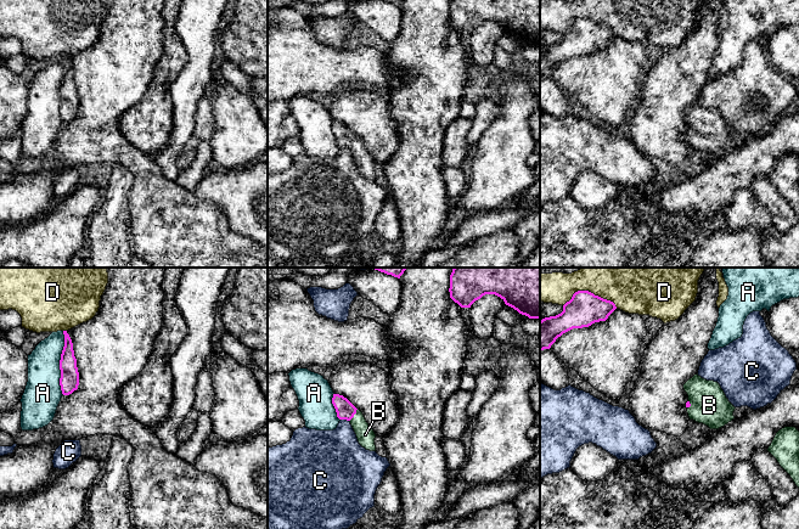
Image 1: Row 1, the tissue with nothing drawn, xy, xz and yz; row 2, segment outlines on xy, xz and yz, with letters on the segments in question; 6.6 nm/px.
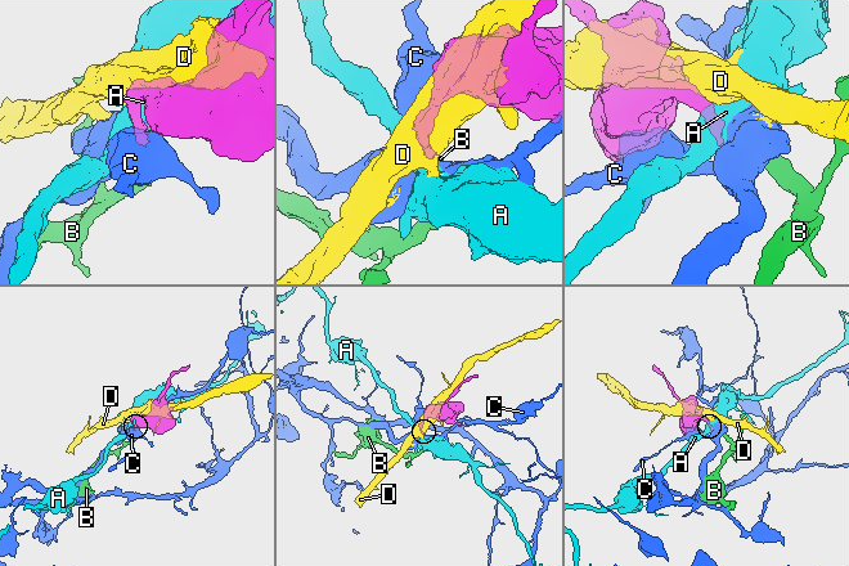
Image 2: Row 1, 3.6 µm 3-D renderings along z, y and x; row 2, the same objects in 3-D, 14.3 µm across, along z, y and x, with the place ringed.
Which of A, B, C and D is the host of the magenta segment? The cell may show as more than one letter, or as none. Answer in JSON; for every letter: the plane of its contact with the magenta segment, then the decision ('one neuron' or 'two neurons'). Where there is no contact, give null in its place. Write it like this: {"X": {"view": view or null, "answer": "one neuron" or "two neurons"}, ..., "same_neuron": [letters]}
{"A": {"view": "xy", "answer": "two neurons"}, "B": {"view": "xz", "answer": "one neuron"}, "C": {"view": "xz", "answer": "two neurons"}, "D": {"view": "yz", "answer": "two neurons"}, "same_neuron": ["B"]}

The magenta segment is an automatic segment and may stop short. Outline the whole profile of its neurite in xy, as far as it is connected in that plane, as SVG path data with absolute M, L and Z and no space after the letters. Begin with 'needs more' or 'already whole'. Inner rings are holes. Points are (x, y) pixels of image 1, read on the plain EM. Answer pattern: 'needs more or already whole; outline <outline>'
already whole; outline M63 58L63 62L64 62L64 74L60 88L60 97L61 97L60 113L62 122L69 123L78 117L79 100L77 95L77 86L74 84L72 67L67 61L67 58Z

